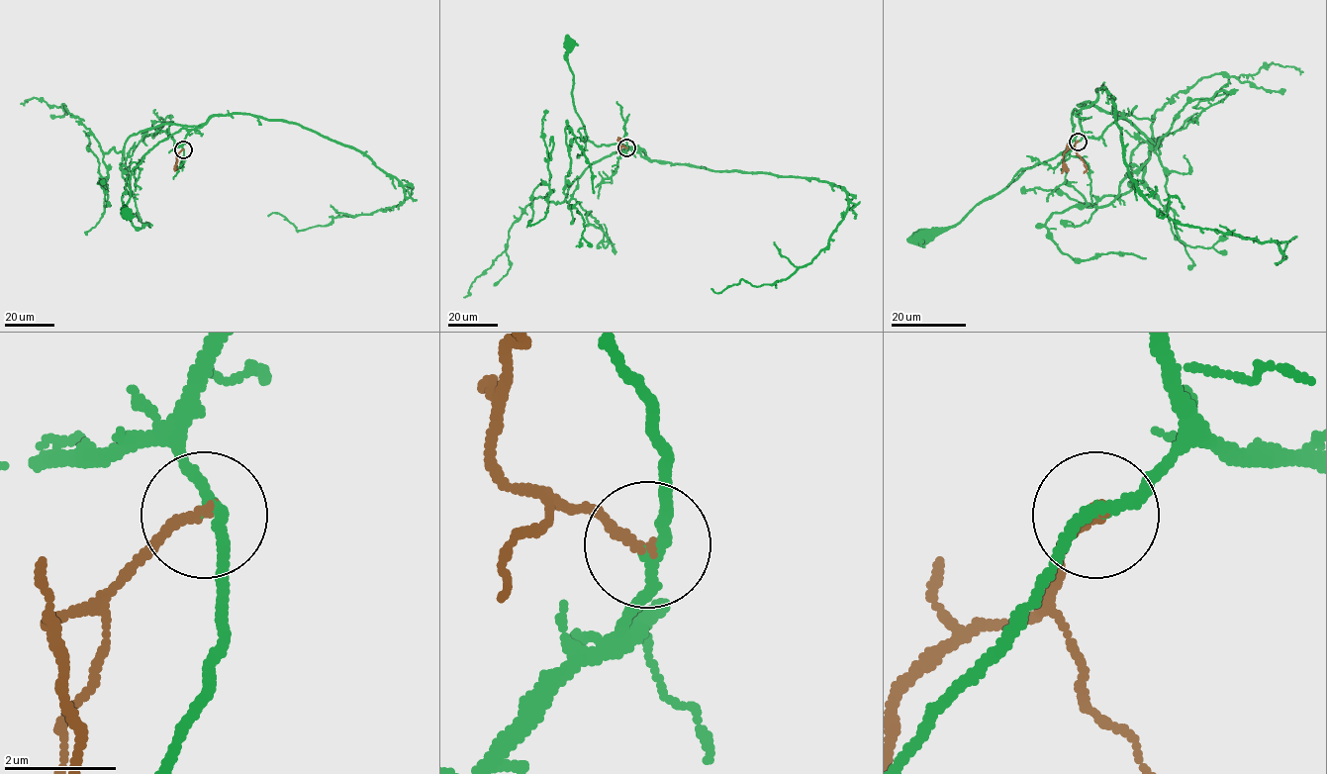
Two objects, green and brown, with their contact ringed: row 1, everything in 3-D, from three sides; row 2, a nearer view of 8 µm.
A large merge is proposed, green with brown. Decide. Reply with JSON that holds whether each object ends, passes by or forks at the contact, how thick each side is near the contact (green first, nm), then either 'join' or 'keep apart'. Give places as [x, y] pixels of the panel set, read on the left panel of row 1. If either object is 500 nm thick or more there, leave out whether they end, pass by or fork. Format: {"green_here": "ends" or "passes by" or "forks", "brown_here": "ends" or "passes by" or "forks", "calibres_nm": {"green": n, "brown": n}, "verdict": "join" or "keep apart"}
{"green_here": "passes by", "brown_here": "ends", "calibres_nm": {"green": 200, "brown": 170}, "verdict": "join"}

